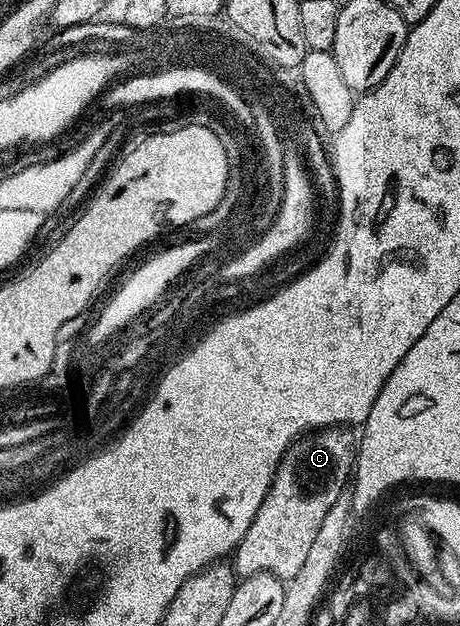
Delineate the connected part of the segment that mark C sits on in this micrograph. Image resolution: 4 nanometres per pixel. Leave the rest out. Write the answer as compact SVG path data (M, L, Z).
M328 426L325 430L303 434L302 437L294 439L292 445L286 449L265 502L257 510L248 532L244 532L244 540L233 551L232 565L239 575L274 574L277 578L291 580L300 572L324 516L344 494L351 481L356 461L356 442L353 437L350 439L350 434L349 429Z

